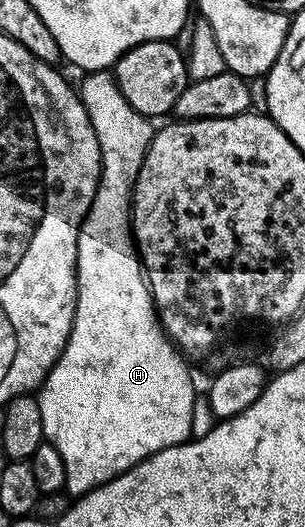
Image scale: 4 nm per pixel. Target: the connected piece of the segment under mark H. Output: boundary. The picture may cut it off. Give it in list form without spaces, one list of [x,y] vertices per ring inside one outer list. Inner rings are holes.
[[[91,71],[84,77],[87,78],[77,85],[77,92],[97,135],[99,182],[77,235],[77,295],[73,327],[57,363],[53,363],[49,375],[37,390],[43,436],[50,445],[57,447],[57,451],[61,451],[61,459],[65,459],[65,489],[75,499],[91,493],[106,481],[120,477],[157,451],[192,440],[193,405],[197,394],[197,388],[191,382],[188,358],[163,332],[163,324],[155,312],[155,301],[147,285],[147,275],[135,248],[135,236],[131,233],[131,193],[135,190],[135,180],[156,126],[129,107],[129,99],[121,95],[114,72]]]

